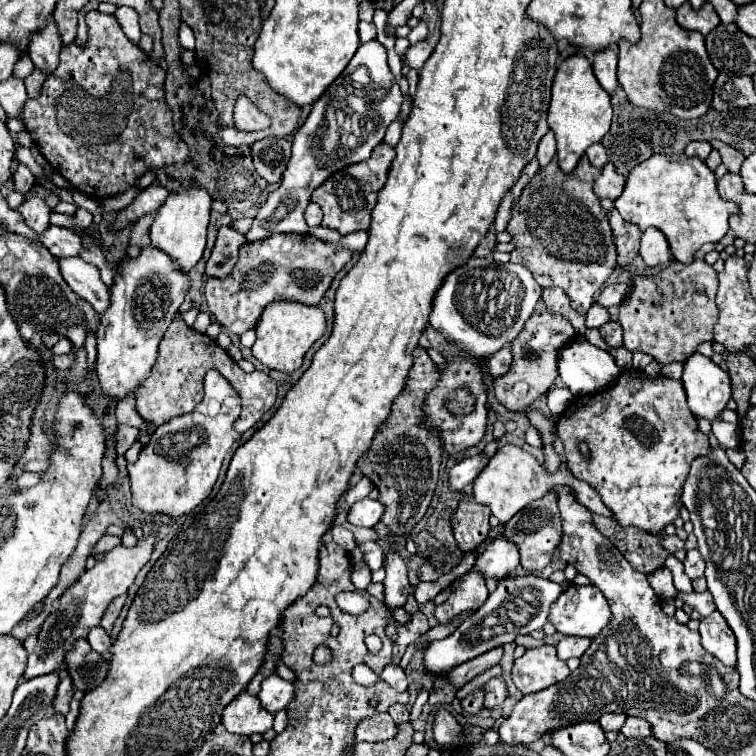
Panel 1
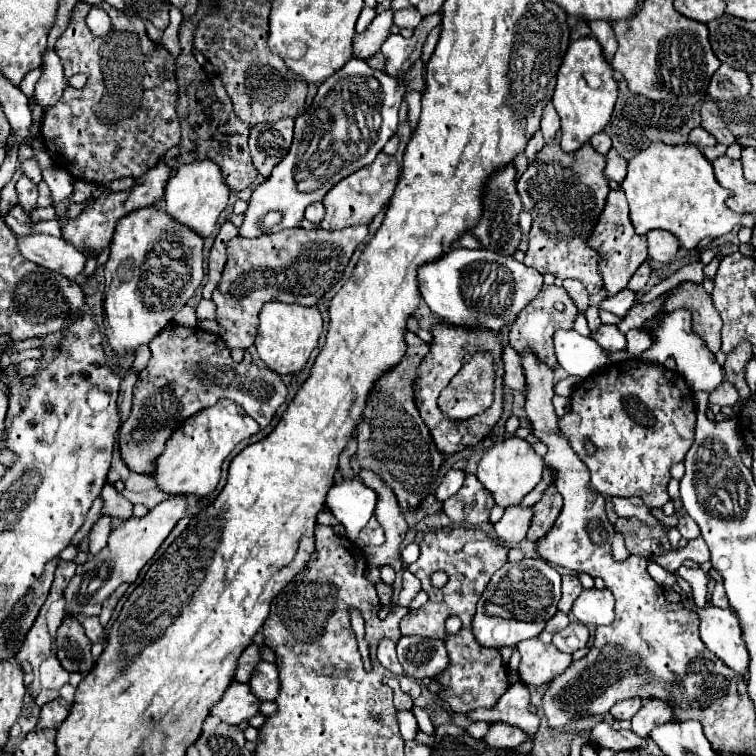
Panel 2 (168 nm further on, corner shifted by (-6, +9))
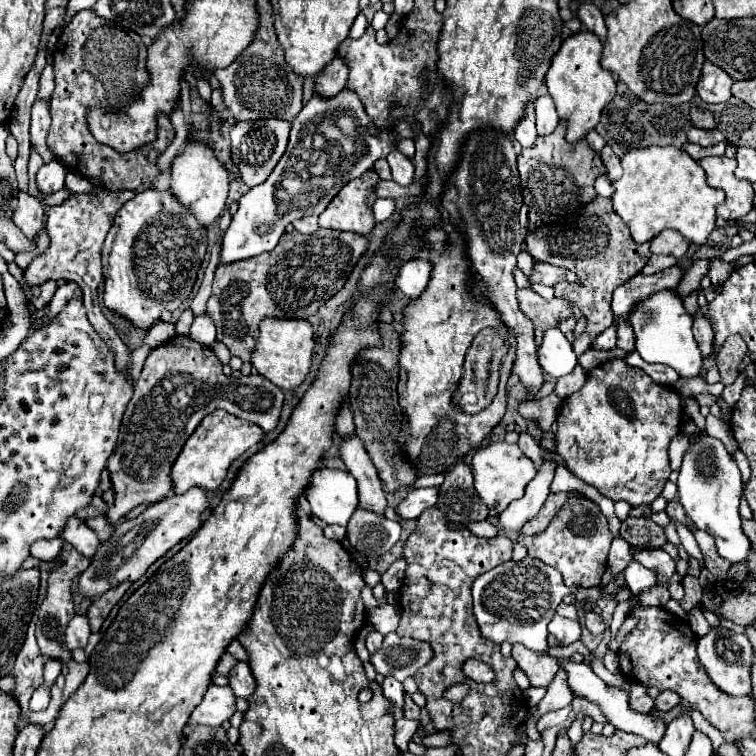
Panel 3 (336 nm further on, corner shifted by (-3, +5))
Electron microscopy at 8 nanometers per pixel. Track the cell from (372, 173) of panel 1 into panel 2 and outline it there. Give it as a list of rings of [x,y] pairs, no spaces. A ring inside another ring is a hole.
[[[384,152],[378,154],[378,158],[370,166],[366,166],[366,168],[354,172],[352,176],[344,178],[338,186],[334,186],[326,194],[326,198],[324,198],[326,216],[320,222],[320,228],[340,230],[340,228],[354,226],[354,224],[370,224],[374,220],[374,216],[384,206],[388,206],[388,202],[394,194],[396,182],[398,182],[398,162],[392,156],[384,154]]]

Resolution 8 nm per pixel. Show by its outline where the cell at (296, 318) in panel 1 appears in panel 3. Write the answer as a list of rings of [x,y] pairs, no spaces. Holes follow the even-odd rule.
[[[265,318],[259,324],[259,338],[251,352],[251,364],[255,370],[271,380],[283,390],[297,388],[311,366],[311,356],[315,348],[315,332],[307,320],[285,320],[285,318]]]

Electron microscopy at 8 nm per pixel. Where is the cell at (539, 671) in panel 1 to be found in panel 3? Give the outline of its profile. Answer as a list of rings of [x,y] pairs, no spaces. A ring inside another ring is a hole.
[[[521,644],[513,646],[513,658],[517,666],[527,674],[531,686],[549,686],[559,670],[559,660],[549,654],[533,652]]]

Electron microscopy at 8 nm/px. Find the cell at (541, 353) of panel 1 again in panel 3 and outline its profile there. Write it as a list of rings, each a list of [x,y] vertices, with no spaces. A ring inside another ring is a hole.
[[[523,288],[517,290],[517,300],[519,300],[519,308],[521,312],[533,322],[535,326],[535,344],[539,346],[539,342],[543,340],[545,330],[549,328],[557,328],[559,322],[563,322],[565,318],[571,316],[571,302],[567,302],[565,298],[553,298],[553,300],[545,300],[541,298],[537,292],[533,292],[531,288]]]

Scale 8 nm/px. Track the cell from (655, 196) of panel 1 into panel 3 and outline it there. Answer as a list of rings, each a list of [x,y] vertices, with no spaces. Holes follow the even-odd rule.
[[[647,146],[627,152],[621,158],[621,166],[625,172],[613,182],[615,194],[611,200],[635,242],[649,242],[663,230],[677,230],[691,244],[705,244],[709,240],[717,218],[715,208],[725,202],[725,194],[705,182],[703,168],[685,150],[675,146]]]

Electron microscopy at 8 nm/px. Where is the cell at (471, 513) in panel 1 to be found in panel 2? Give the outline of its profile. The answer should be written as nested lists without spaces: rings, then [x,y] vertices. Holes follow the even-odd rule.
[[[466,472],[462,488],[454,494],[454,498],[448,498],[442,504],[442,510],[456,524],[478,526],[488,522],[488,512],[492,506],[494,500],[490,498],[490,492],[486,492],[474,474]]]

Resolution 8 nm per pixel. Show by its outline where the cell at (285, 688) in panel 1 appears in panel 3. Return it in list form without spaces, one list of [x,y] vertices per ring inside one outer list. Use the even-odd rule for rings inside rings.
[[[239,662],[231,670],[229,686],[239,698],[251,698],[251,692],[255,692],[255,678],[253,678],[251,668],[249,668],[247,662]]]

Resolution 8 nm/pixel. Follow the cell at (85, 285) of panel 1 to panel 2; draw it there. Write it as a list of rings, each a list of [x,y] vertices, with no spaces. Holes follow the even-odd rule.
[[[30,234],[16,236],[16,242],[20,254],[26,260],[44,266],[52,272],[58,272],[70,280],[76,278],[86,264],[84,256],[78,254],[78,250],[74,250],[74,246],[70,246],[68,242],[62,242],[62,238],[46,234]]]

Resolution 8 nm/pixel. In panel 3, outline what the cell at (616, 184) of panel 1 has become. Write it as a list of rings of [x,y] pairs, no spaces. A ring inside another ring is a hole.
[[[605,146],[605,148],[603,148],[603,152],[601,152],[601,160],[603,160],[605,168],[607,168],[607,176],[609,176],[609,180],[615,182],[615,180],[623,174],[623,170],[621,170],[621,162],[619,162],[619,158],[615,156],[615,152],[611,150],[611,146]]]

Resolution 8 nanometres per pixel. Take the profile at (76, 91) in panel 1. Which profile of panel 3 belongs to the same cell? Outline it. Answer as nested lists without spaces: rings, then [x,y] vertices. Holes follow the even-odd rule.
[[[93,10],[77,12],[71,22],[61,30],[61,36],[53,54],[55,90],[51,96],[51,128],[47,134],[47,146],[51,154],[65,164],[73,174],[101,180],[109,190],[139,190],[149,188],[159,176],[157,156],[173,142],[173,126],[167,114],[157,116],[155,142],[119,154],[111,146],[95,142],[87,126],[87,114],[91,106],[101,106],[107,112],[117,112],[141,98],[143,86],[151,82],[147,72],[147,46],[139,34],[123,30],[105,18],[99,18]]]

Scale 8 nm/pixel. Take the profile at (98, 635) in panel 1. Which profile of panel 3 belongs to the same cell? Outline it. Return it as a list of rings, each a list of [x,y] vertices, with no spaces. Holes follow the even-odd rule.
[[[73,616],[69,626],[67,626],[67,632],[65,632],[67,648],[69,650],[85,648],[89,642],[89,636],[91,636],[91,628],[89,628],[87,616]]]

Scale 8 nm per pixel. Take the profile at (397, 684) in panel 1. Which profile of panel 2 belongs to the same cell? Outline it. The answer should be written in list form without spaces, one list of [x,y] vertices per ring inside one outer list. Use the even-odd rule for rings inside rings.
[[[390,638],[380,640],[378,644],[378,662],[390,670],[392,674],[400,676],[402,674],[402,666],[398,666],[398,658],[396,658],[396,642]]]

